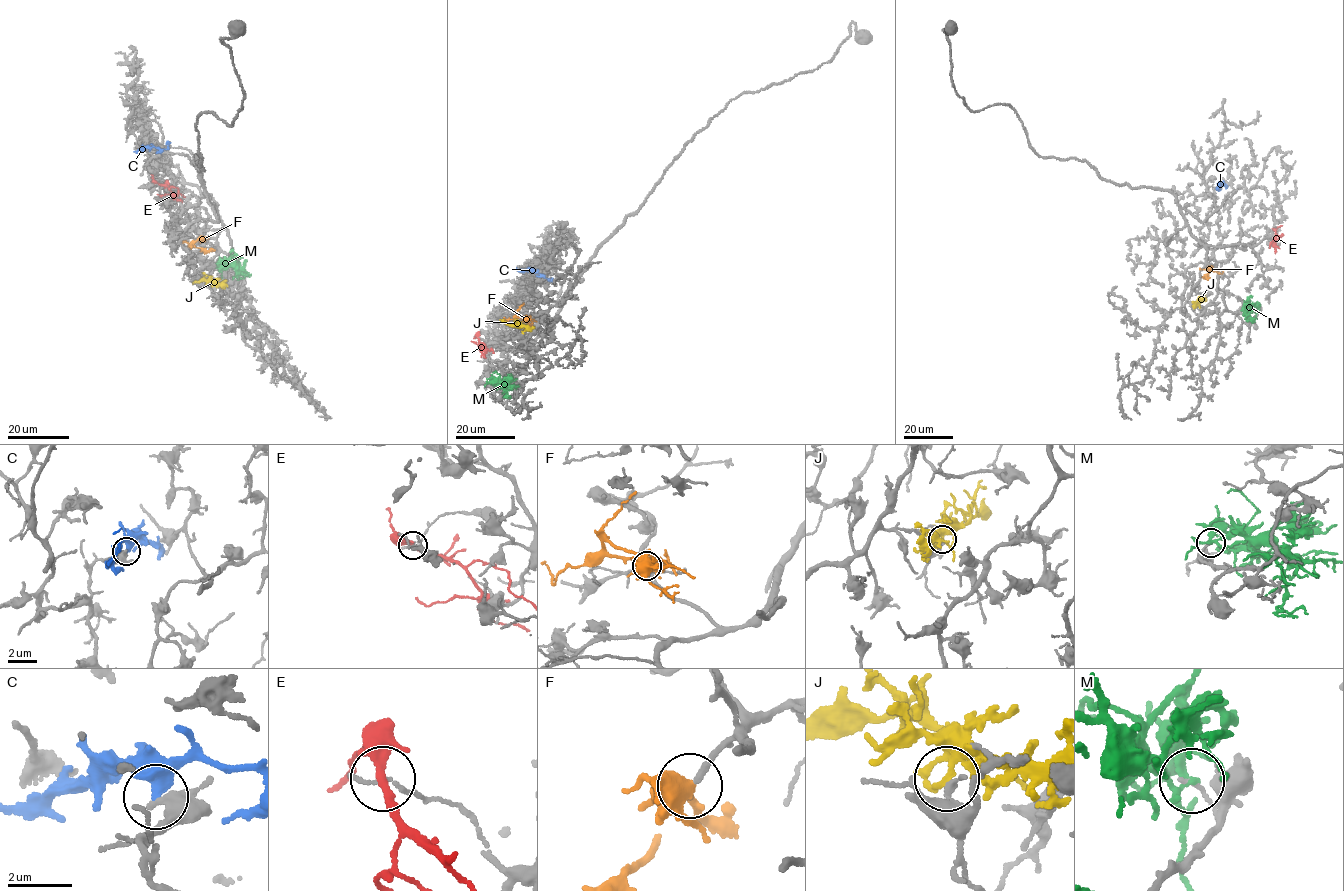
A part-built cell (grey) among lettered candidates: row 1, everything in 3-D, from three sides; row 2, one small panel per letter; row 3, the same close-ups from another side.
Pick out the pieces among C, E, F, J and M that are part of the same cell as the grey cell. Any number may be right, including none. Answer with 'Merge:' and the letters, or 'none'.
Merge: F

